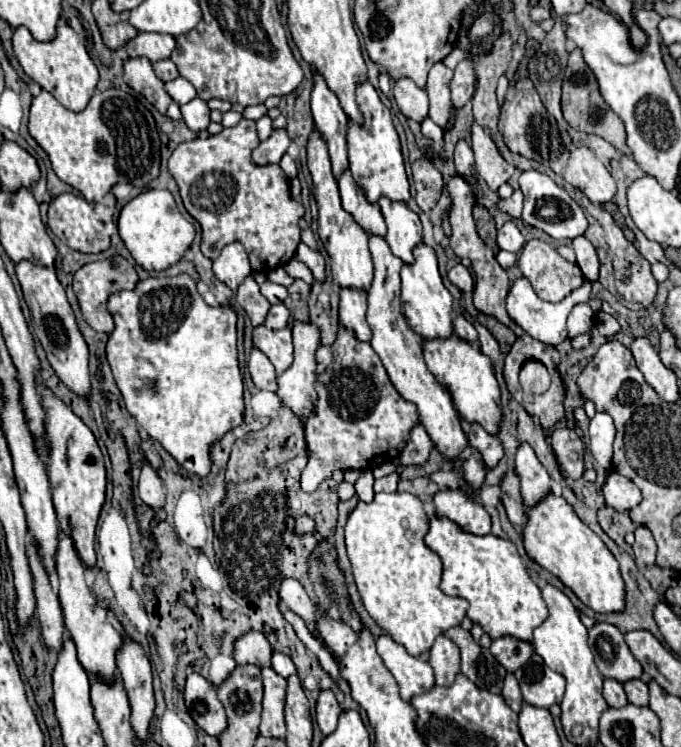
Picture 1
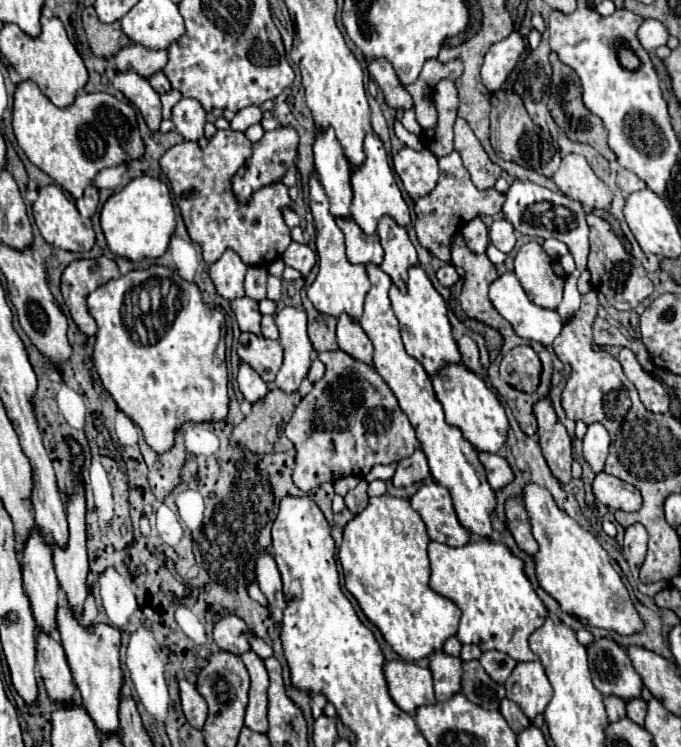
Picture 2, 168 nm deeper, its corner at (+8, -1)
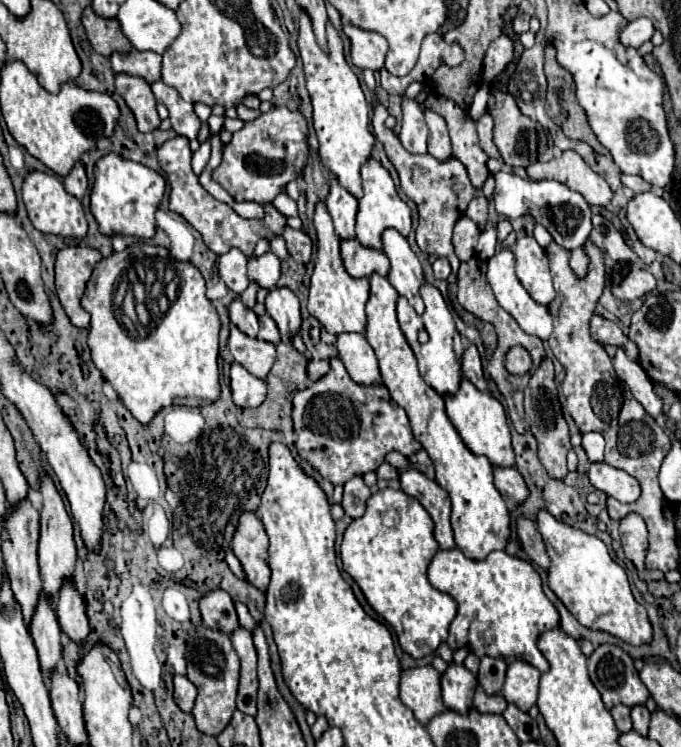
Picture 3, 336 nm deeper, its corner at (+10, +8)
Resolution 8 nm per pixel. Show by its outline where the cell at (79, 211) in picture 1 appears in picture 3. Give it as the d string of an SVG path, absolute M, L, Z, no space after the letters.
M38 170L30 172L22 182L22 200L28 210L28 218L36 230L44 234L58 234L58 236L72 236L72 238L86 236L88 222L86 222L82 204L78 198L66 192L58 176L48 172L38 172Z

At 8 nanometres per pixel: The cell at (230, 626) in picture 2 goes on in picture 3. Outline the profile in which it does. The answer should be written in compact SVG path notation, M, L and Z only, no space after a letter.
M212 590L208 594L204 594L200 600L200 616L202 622L212 628L212 630L220 630L230 634L232 630L236 630L238 626L238 618L236 618L236 610L234 610L234 602L230 598L228 592L224 590Z

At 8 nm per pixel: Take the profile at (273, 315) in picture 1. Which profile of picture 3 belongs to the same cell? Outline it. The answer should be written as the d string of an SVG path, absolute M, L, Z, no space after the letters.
M260 316L260 332L258 332L258 338L264 340L264 342L270 342L270 344L278 344L280 342L280 334L278 334L278 326L274 324L274 320L270 316Z

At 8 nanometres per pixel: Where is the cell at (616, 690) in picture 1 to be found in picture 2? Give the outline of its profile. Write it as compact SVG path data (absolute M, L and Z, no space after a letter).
M608 695L604 697L604 705L606 705L606 713L608 713L608 719L614 721L614 719L620 719L626 715L626 707L624 707L624 701L616 695Z

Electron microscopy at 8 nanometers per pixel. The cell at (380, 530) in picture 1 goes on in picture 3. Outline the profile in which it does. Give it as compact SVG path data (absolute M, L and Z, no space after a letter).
M384 488L370 496L364 516L352 520L340 546L344 570L362 588L368 604L394 628L402 650L412 658L434 654L448 638L448 626L456 616L454 598L428 582L428 566L438 552L432 532L434 522L416 498Z

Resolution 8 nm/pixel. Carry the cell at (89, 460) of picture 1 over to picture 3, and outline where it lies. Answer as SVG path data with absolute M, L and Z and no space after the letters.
M74 584L68 586L68 590L60 594L60 598L56 598L56 616L62 632L66 632L70 640L74 640L78 646L82 646L90 634L90 626L84 600L74 588Z

